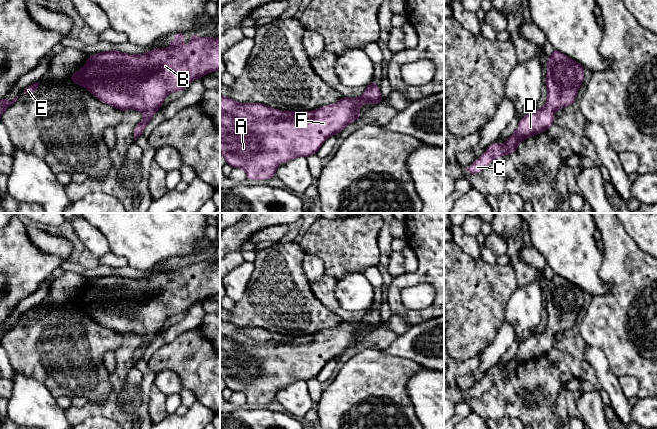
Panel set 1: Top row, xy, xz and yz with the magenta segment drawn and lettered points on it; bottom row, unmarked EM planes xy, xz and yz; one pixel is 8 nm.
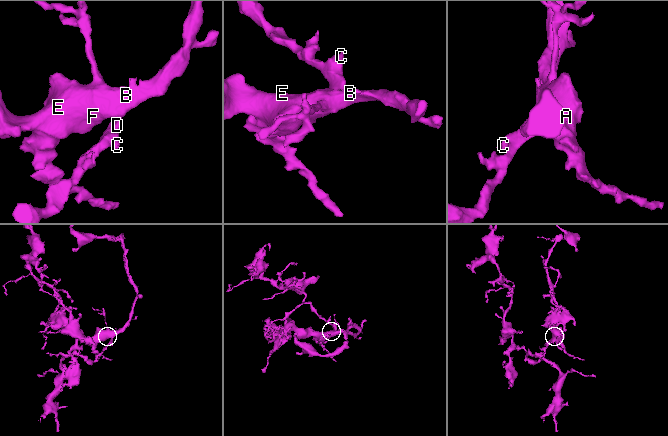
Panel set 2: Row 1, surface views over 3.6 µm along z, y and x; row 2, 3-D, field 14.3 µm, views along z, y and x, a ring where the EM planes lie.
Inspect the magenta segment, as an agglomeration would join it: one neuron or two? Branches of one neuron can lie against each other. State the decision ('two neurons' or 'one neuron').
one neuron

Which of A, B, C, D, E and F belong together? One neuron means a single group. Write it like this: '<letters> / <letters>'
A B C D E F

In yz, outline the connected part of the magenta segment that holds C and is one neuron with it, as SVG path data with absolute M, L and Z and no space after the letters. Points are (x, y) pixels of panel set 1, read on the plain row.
M554 274L548 281L547 291L546 328L520 343L515 357L505 368L497 366L491 368L476 385L466 391L467 397L481 396L499 380L515 376L520 366L546 355L553 349L557 333L563 333L574 326L578 313L583 308L585 292L558 274Z

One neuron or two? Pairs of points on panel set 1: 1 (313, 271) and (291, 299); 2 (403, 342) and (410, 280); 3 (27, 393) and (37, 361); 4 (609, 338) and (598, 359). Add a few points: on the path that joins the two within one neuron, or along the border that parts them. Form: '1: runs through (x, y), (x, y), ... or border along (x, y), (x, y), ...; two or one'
1: border along (304, 255), (302, 270), (309, 282); two
2: border along (433, 318), (412, 326); two
3: border along (14, 369), (37, 379), (50, 393); two
4: border along (587, 344), (603, 352), (608, 366), (613, 371); two

